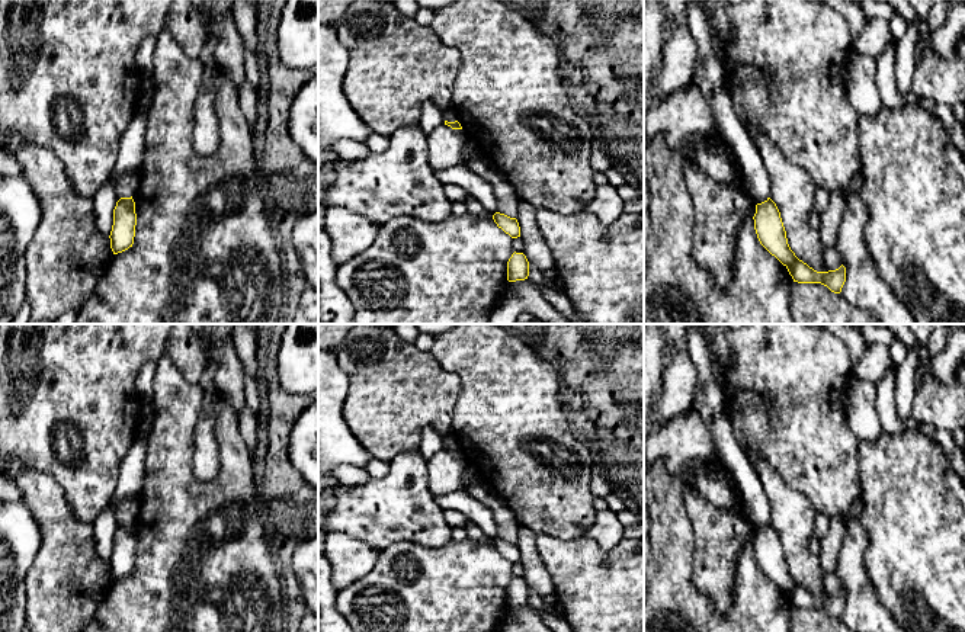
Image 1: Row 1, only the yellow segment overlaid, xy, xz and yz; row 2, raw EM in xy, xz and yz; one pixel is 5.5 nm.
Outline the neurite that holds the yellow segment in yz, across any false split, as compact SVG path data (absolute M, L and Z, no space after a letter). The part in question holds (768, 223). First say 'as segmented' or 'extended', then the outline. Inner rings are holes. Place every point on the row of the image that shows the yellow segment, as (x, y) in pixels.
as segmented | M770 198L756 205L753 219L760 244L788 269L794 282L821 283L834 293L841 292L846 282L846 267L841 264L836 270L817 272L799 260L788 244L780 212Z

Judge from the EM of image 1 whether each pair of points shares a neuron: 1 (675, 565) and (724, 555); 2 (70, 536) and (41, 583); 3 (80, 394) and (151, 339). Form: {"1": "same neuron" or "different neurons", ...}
{"1": "different neurons", "2": "same neuron", "3": "same neuron"}

